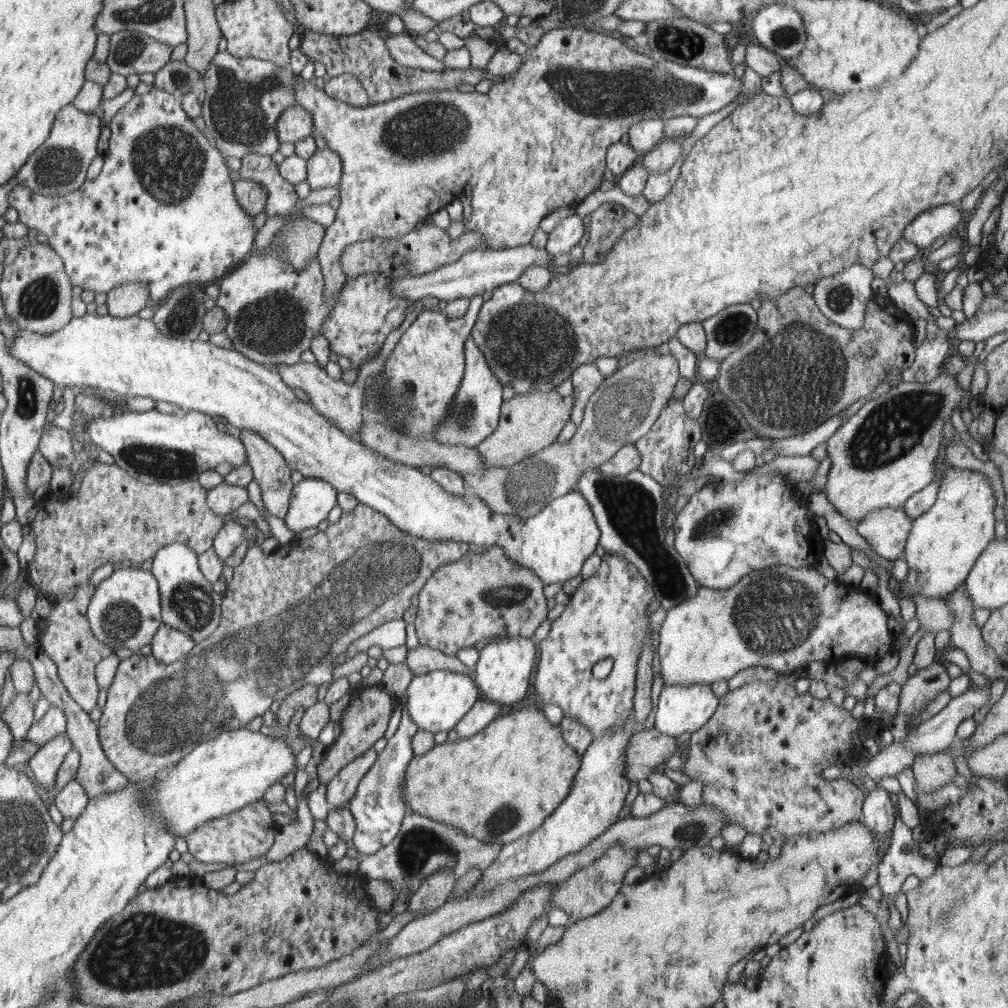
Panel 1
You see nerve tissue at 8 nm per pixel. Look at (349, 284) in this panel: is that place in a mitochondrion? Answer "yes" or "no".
no

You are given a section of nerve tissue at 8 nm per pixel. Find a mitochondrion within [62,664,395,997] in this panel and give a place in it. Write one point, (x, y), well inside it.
(160, 953)

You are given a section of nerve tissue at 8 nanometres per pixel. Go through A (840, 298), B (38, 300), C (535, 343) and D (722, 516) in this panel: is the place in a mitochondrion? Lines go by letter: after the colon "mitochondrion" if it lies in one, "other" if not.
A: mitochondrion
B: mitochondrion
C: mitochondrion
D: mitochondrion

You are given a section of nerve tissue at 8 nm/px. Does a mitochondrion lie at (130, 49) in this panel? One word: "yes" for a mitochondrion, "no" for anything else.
yes

